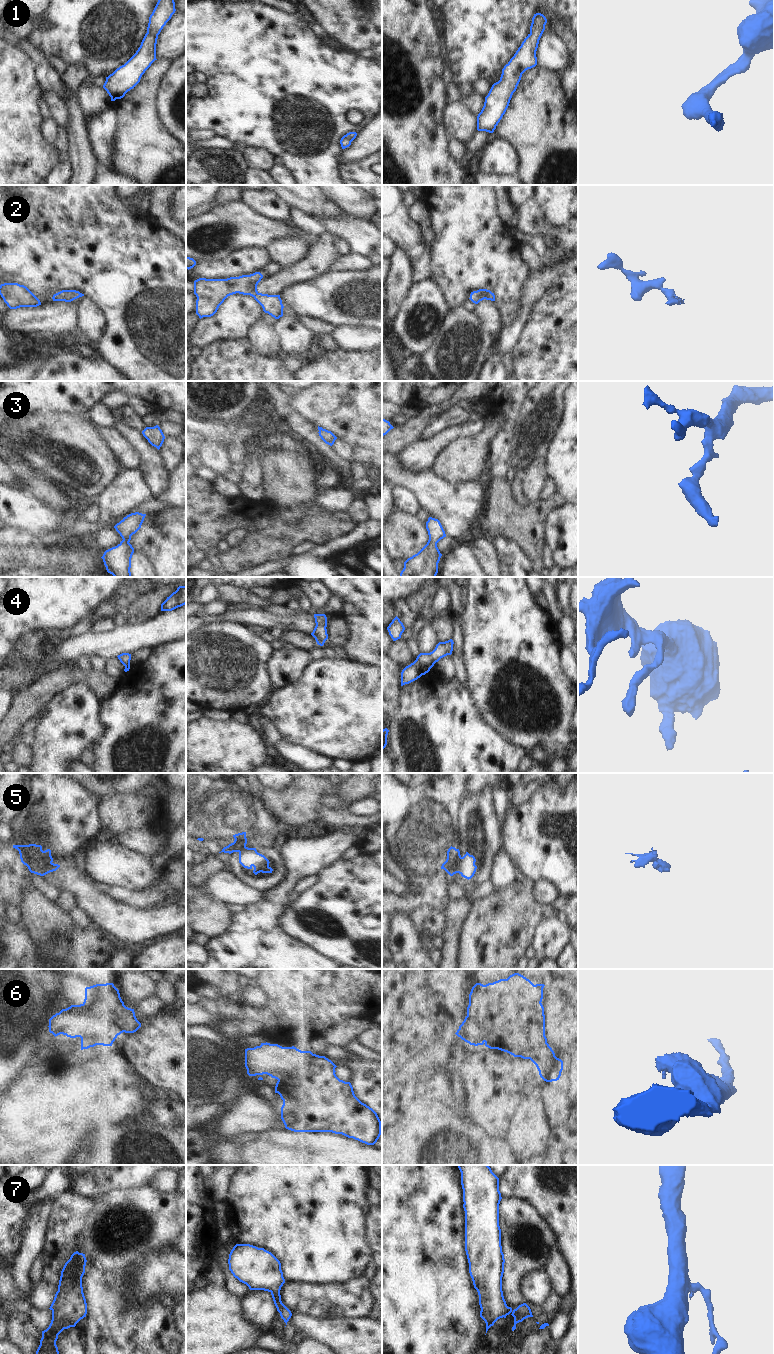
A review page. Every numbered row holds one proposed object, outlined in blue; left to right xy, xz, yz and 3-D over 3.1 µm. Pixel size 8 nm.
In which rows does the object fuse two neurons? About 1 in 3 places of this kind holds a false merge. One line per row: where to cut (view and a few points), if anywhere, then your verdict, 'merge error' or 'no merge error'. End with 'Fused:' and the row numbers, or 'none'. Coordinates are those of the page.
1: no cut | no merge error
2: no cut | no merge error
3: no cut | no merge error
4: no cut | no merge error
5: yz (461, 857), (456, 872) | merge error
6: xy (82, 1004), (90, 1014), (112, 1020), (123, 1031) | merge error
7: no cut | no merge error
Fused: 5, 6

